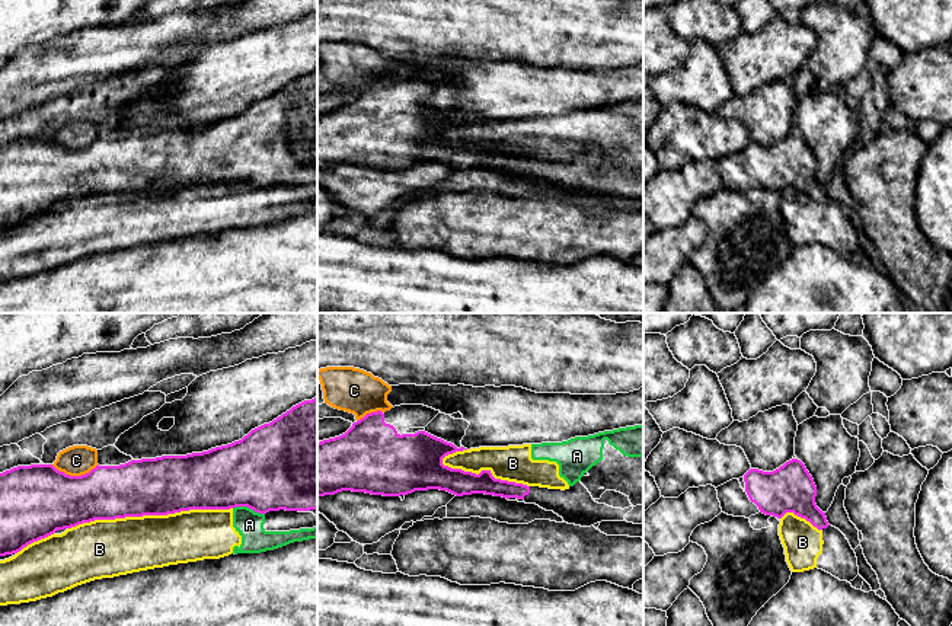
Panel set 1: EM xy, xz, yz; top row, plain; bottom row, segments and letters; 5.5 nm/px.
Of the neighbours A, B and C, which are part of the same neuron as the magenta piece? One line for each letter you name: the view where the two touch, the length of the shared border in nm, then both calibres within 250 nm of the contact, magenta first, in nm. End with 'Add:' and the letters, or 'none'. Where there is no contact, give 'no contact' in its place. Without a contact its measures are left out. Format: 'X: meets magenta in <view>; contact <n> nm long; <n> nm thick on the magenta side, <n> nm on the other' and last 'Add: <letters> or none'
Add: none

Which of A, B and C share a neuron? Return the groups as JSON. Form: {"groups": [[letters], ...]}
{"groups": [["A", "B"], ["C"]]}

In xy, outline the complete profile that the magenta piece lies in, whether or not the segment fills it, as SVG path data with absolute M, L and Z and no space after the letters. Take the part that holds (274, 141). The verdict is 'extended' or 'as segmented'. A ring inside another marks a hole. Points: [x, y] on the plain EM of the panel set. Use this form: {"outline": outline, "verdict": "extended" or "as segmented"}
{"outline": "M317 71L304 74L269 98L252 103L242 114L186 130L131 134L119 140L96 140L82 150L70 150L52 138L17 140L0 147L0 230L20 226L28 218L95 194L167 189L189 183L230 183L247 181L269 185L317 183Z", "verdict": "as segmented"}

